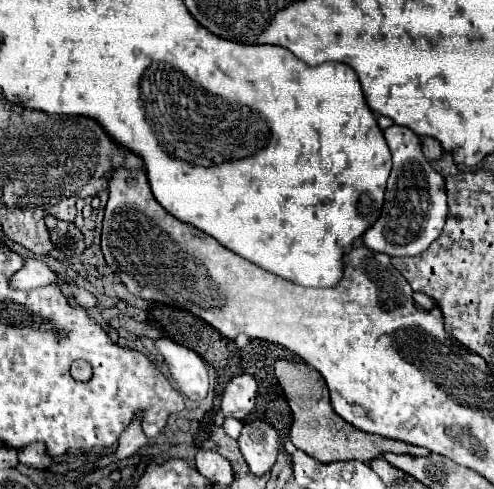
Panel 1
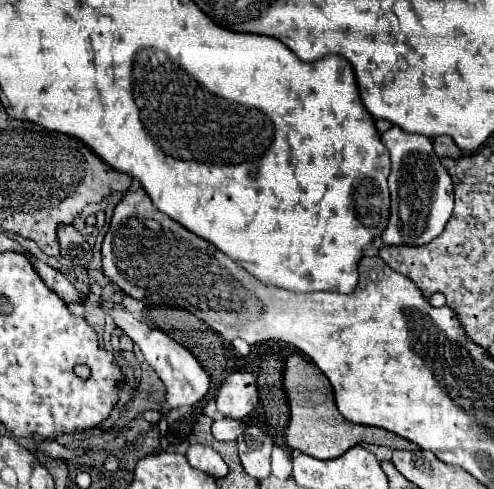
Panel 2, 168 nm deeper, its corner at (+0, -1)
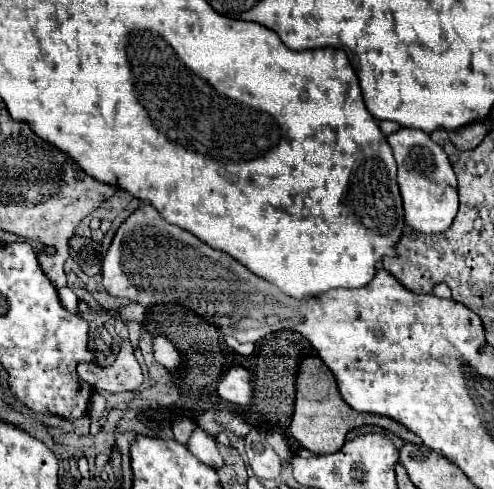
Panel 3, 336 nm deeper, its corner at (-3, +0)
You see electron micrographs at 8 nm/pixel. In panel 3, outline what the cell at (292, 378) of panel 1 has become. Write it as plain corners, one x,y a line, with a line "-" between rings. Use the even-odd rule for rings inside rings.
306,356
300,360
298,366
298,376
296,376
296,410
292,416
292,424
290,424
290,434
300,442
300,446
304,446
306,450
314,452
314,454
330,454
336,452
344,446
346,434
358,426
364,424
372,424
378,428
384,428
388,432
398,434
404,442
412,442
412,444
420,444
422,440
406,430
402,424
386,418
386,416
374,416
374,414
360,414
356,410
352,410
340,396
334,374
328,370
328,366
318,358
318,356

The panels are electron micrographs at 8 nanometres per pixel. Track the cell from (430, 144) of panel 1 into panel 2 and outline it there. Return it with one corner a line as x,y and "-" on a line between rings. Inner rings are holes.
435,137
433,145
435,145
435,153
439,157
451,157
451,159
463,157
463,151
455,145
455,141
451,137

